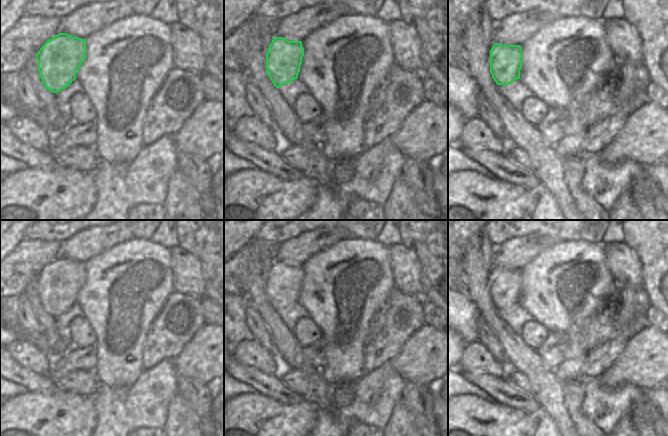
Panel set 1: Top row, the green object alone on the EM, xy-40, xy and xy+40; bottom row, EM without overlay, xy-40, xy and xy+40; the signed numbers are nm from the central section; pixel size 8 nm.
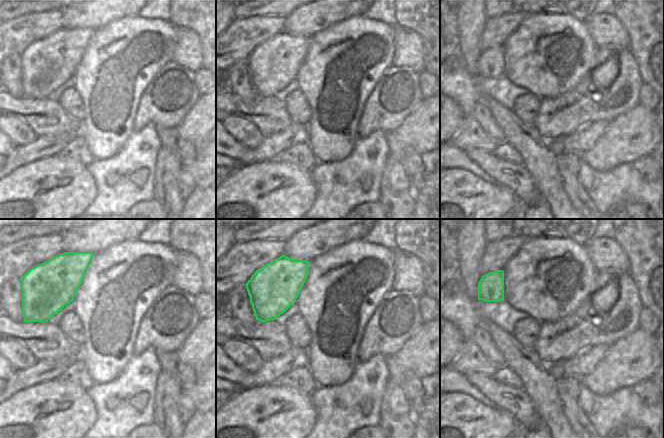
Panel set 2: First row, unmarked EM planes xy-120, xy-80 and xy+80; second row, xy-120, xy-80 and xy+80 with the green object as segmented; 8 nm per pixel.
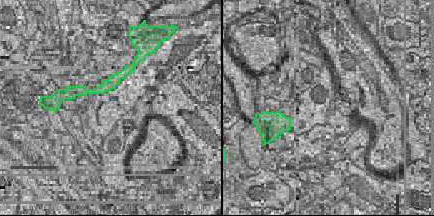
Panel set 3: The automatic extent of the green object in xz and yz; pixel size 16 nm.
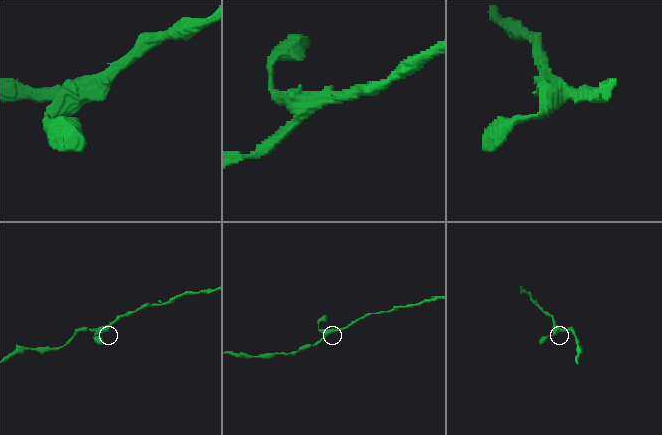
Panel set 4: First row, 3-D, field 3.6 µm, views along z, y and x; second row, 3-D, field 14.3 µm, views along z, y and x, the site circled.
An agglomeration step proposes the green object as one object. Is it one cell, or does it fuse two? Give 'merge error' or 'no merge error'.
no merge error

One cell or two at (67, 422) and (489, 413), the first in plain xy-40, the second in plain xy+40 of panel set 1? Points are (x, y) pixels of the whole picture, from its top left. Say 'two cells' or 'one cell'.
one cell

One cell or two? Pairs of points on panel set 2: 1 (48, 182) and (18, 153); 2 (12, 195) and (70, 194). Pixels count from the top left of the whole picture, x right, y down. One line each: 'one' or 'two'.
1: two
2: one

